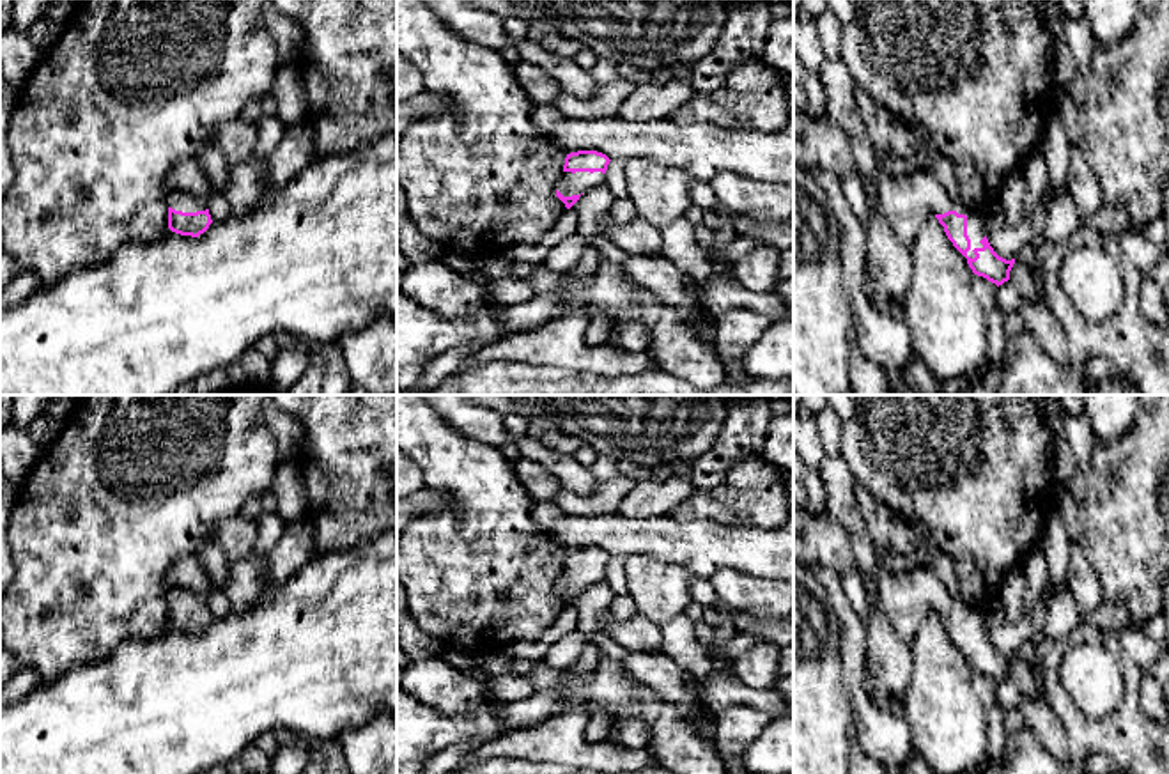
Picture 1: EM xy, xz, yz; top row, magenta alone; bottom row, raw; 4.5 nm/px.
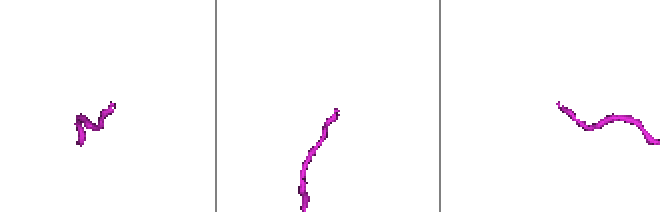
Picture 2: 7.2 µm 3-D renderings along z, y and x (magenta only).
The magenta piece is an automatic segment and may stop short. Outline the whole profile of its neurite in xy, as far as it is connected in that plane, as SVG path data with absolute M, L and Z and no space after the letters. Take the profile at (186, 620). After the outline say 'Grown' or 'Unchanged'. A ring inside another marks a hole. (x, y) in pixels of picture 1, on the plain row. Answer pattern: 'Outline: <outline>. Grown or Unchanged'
Outline: M186 586L168 592L168 625L181 632L198 634L213 620L207 600Z. Grown

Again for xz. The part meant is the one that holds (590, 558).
Outline: M577 547L565 554L563 572L556 579L556 593L570 606L593 583L606 579L609 554L597 547Z. Grown

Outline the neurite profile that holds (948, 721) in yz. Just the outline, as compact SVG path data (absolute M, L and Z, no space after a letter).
M932 611L909 641L912 675L903 698L903 719L914 751L935 774L971 774L988 763L988 724L971 680L967 655Z

